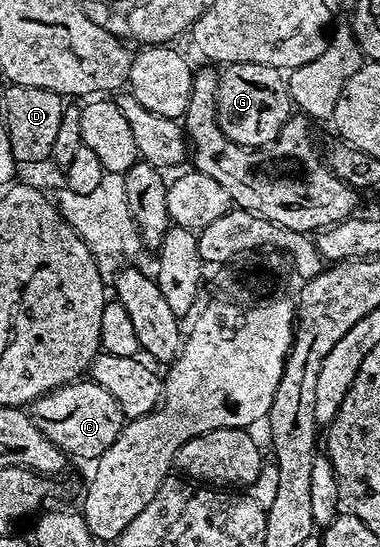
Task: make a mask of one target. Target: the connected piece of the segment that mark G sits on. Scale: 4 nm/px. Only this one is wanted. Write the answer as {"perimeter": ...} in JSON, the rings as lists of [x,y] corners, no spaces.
{"perimeter":[[[245,62],[225,65],[220,70],[217,78],[217,122],[227,139],[252,149],[269,145],[283,131],[290,116],[289,82],[282,70]]]}

